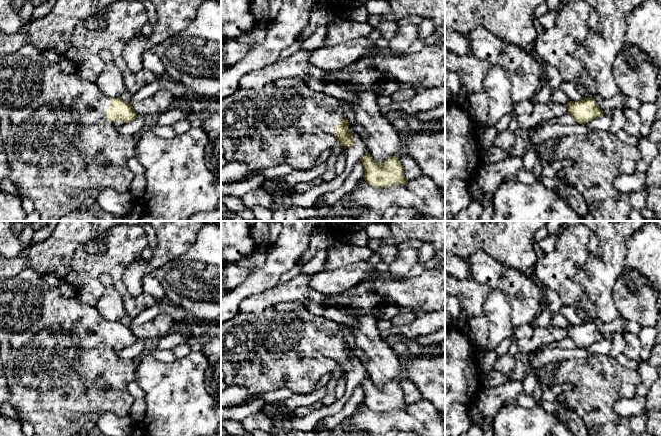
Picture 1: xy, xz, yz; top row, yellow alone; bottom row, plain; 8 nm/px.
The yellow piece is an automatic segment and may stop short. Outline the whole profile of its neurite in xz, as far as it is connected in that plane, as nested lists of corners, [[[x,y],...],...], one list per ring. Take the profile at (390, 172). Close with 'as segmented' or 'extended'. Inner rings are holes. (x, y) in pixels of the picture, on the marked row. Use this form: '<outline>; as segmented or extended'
[[[365,153],[360,161],[364,167],[363,179],[369,185],[376,188],[390,188],[392,185],[405,185],[408,182],[398,156],[378,163],[370,153]]]; as segmented

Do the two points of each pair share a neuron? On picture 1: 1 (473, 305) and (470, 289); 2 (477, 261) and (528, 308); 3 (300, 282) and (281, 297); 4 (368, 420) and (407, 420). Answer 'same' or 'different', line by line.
1: same
2: same
3: same
4: same

